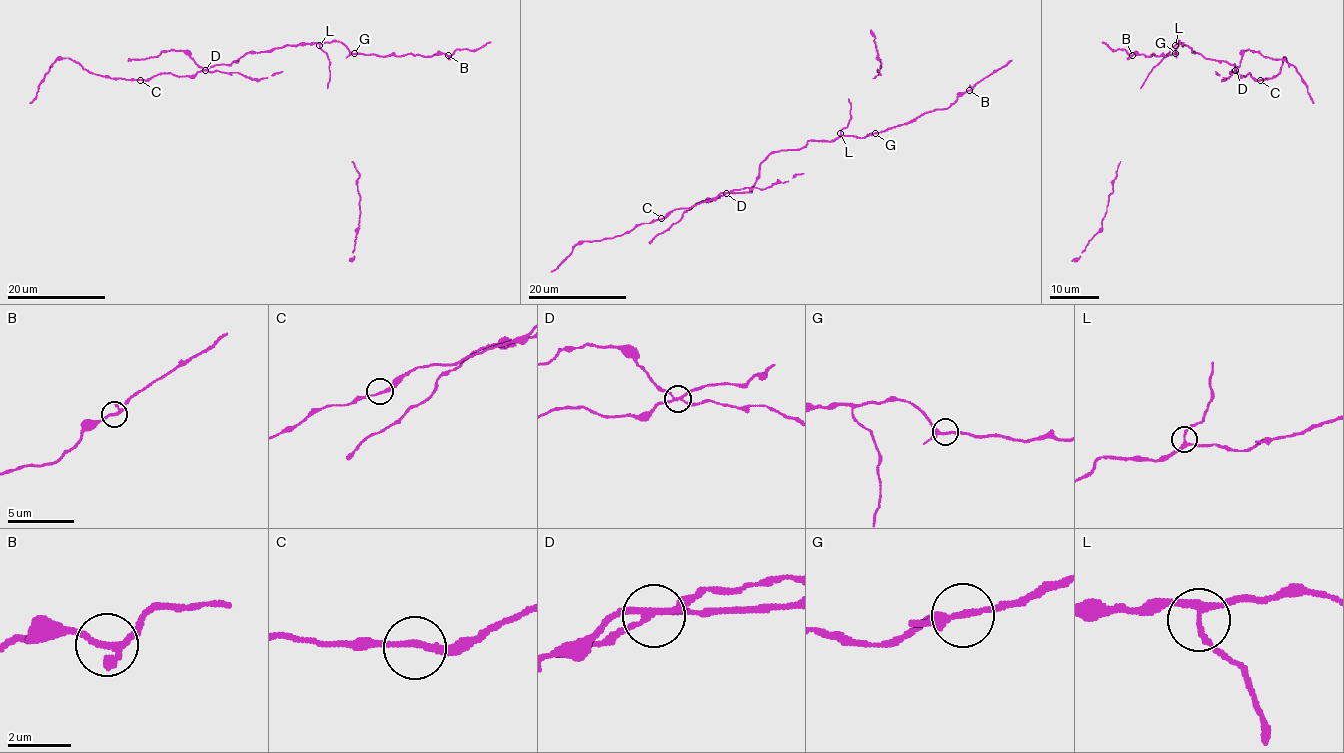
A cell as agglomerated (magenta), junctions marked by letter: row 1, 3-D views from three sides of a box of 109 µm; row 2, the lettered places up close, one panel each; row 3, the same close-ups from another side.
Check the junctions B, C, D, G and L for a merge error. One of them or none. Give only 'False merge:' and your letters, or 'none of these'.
False merge: D

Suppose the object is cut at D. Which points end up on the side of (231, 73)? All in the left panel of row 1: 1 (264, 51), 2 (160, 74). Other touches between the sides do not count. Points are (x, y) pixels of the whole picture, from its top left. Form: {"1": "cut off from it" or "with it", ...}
{"1": "cut off from it", "2": "cut off from it"}

